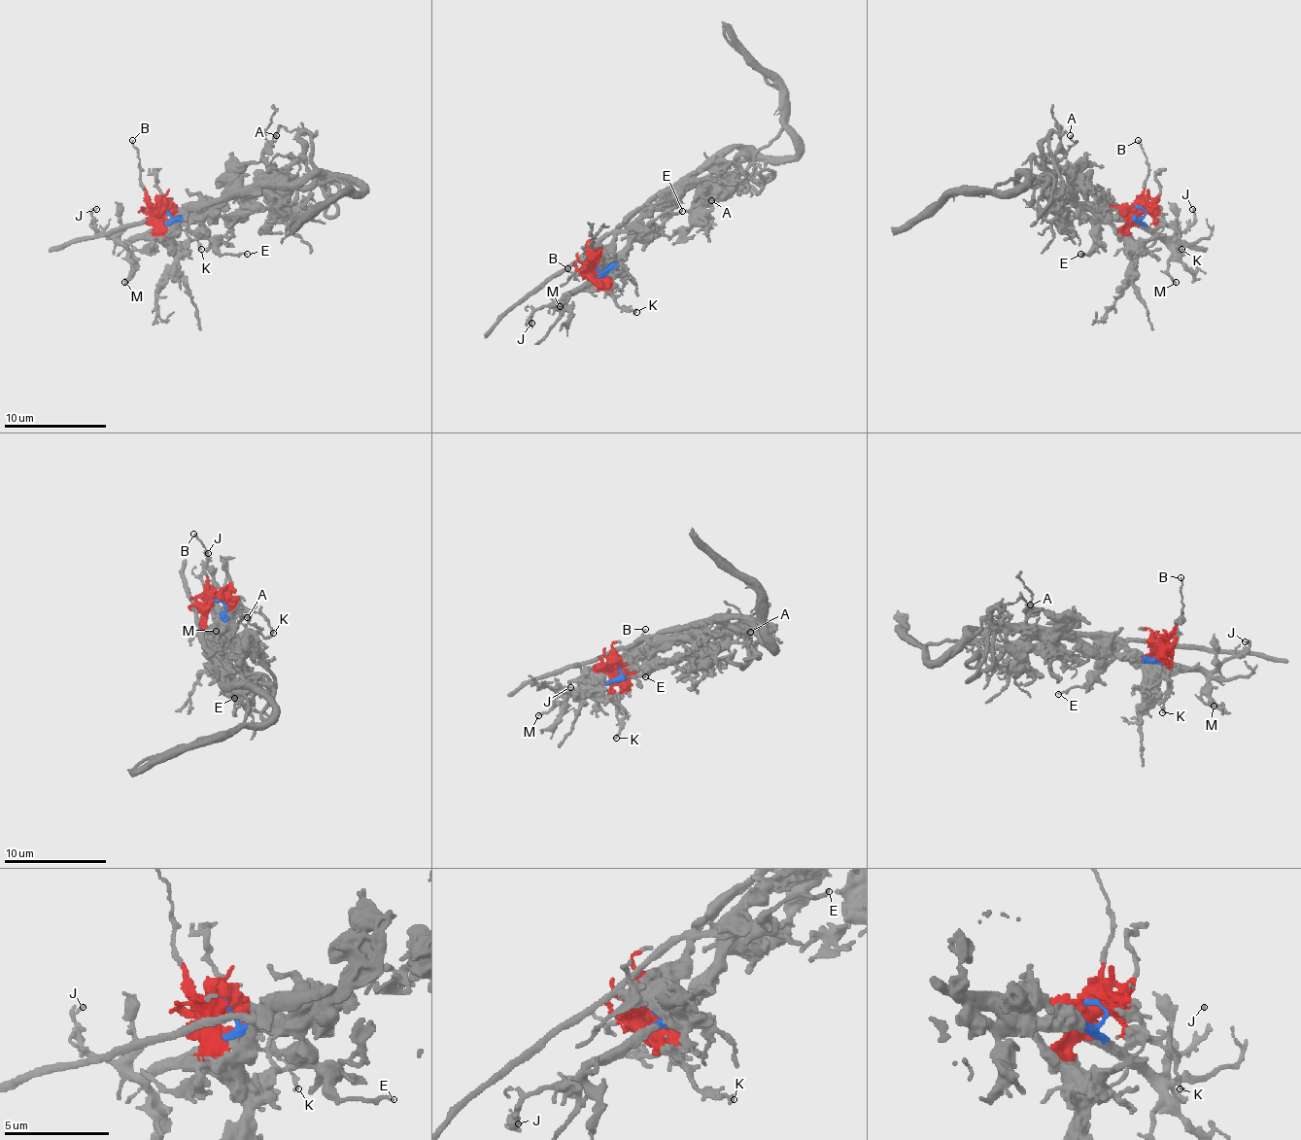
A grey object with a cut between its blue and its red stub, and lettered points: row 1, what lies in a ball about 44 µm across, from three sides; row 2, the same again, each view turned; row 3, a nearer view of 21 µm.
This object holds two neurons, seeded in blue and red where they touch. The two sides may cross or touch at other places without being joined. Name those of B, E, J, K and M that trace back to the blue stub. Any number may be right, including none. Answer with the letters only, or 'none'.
E, J, M

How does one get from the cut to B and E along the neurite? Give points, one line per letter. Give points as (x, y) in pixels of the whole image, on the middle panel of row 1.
B: (596, 266), (575, 279), (567, 268)
E: (596, 266), (600, 274), (608, 268), (627, 238), (657, 215), (683, 210)

